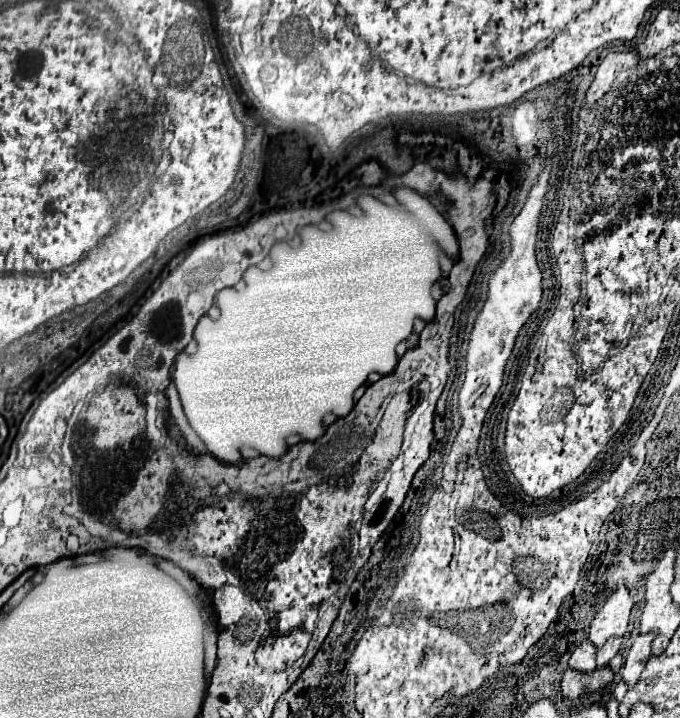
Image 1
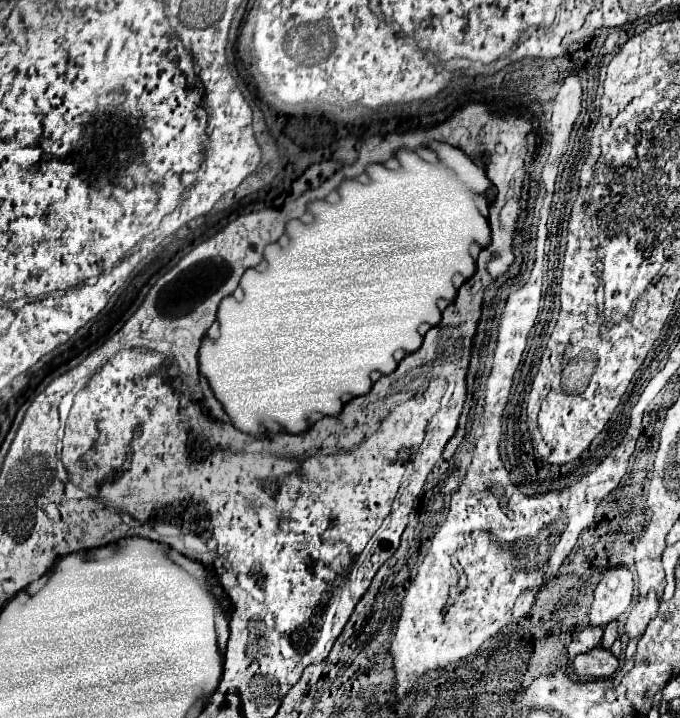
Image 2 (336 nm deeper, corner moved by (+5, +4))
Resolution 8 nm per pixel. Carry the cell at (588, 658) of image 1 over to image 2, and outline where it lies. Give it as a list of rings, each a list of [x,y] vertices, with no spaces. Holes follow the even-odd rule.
[[[593,626],[579,632],[569,644],[569,658],[575,658],[577,654],[583,654],[585,650],[593,650],[593,646],[601,642],[601,636],[603,636],[603,628],[593,628]]]

